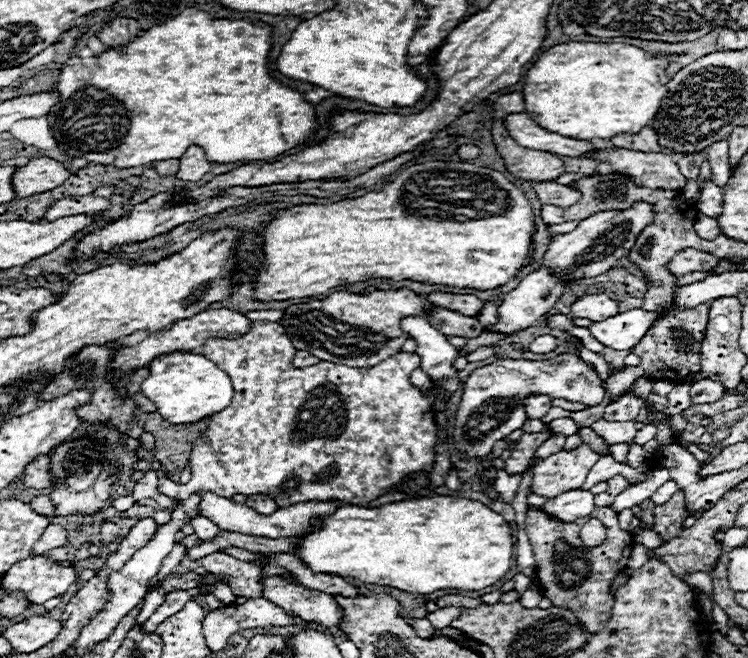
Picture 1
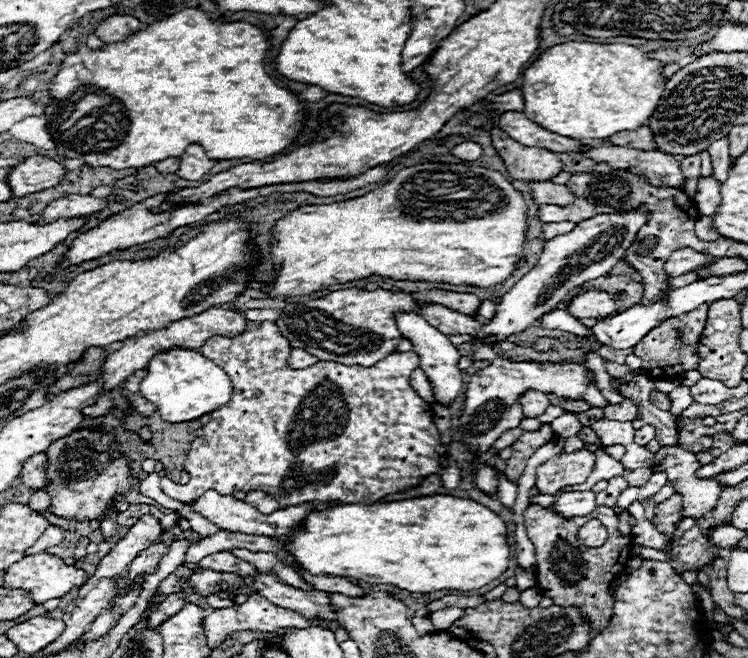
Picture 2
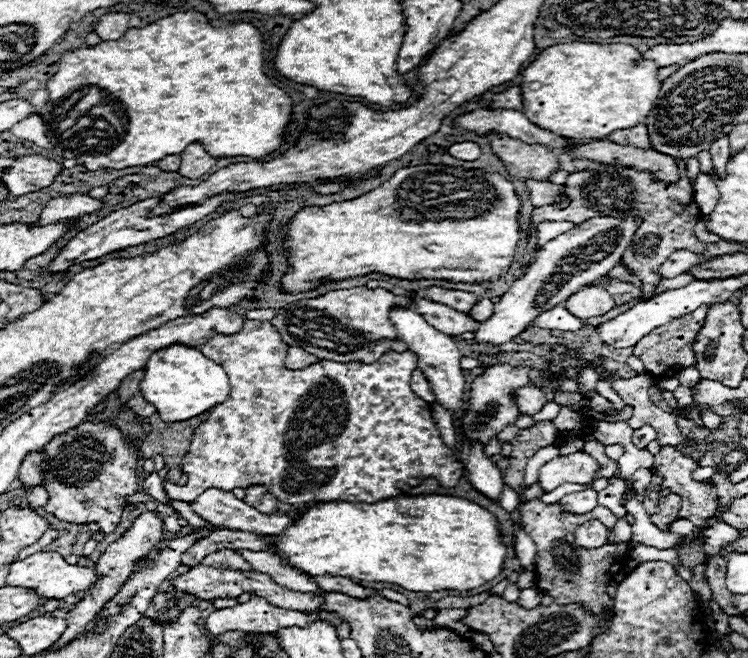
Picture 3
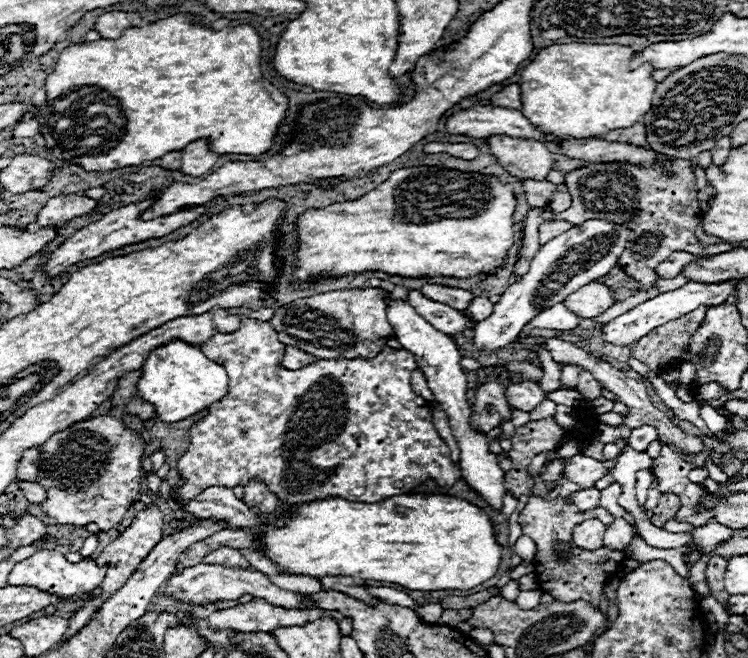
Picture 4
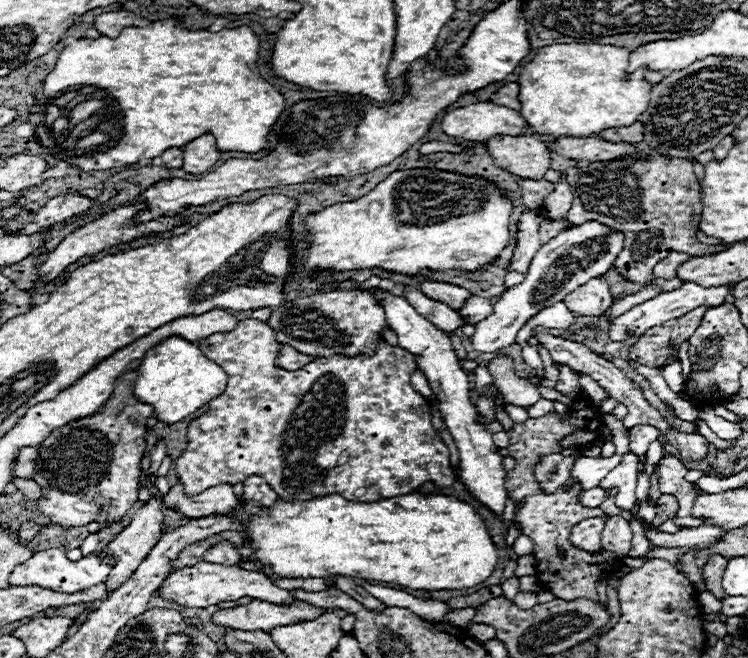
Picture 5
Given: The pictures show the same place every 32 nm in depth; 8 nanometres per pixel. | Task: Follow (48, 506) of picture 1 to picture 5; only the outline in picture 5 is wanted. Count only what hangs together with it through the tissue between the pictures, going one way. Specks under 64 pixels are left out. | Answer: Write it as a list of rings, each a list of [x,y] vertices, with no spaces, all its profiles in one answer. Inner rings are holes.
[[[12,478],[12,482],[18,486],[18,490],[28,496],[30,500],[40,500],[42,498],[42,488],[34,480],[22,480],[22,478]]]

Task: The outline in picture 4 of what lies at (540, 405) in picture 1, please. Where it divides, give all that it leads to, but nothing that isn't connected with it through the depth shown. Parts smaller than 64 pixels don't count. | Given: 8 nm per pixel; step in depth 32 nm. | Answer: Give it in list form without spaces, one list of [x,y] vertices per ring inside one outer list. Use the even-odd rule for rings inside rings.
[[[522,382],[522,384],[512,384],[508,388],[508,400],[518,410],[532,412],[542,400],[546,400],[546,396],[544,396],[544,392],[540,390],[538,384],[534,384],[534,382]]]

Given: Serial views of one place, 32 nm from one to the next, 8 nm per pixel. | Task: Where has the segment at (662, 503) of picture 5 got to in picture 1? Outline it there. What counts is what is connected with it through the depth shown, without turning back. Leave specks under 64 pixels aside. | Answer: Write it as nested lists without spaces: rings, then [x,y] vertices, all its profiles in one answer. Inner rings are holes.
[[[678,490],[668,502],[656,506],[652,512],[654,512],[654,532],[664,542],[674,538],[682,530],[684,520],[690,516],[690,512],[684,506],[684,492],[682,490]]]

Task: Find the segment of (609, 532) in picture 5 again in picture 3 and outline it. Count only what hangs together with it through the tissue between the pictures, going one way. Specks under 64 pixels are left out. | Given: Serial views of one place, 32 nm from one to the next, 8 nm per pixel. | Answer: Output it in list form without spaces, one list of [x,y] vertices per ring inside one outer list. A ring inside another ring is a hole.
[[[618,518],[616,528],[614,528],[614,532],[608,536],[608,540],[630,540],[630,538],[632,538],[632,526],[630,526],[624,518]]]

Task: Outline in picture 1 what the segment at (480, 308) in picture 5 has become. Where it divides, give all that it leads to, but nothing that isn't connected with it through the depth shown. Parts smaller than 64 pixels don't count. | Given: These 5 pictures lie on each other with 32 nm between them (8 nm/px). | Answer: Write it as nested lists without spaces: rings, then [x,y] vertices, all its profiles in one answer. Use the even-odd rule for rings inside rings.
[[[484,302],[484,308],[478,316],[480,324],[486,328],[486,326],[494,326],[498,322],[498,306],[494,302]]]

